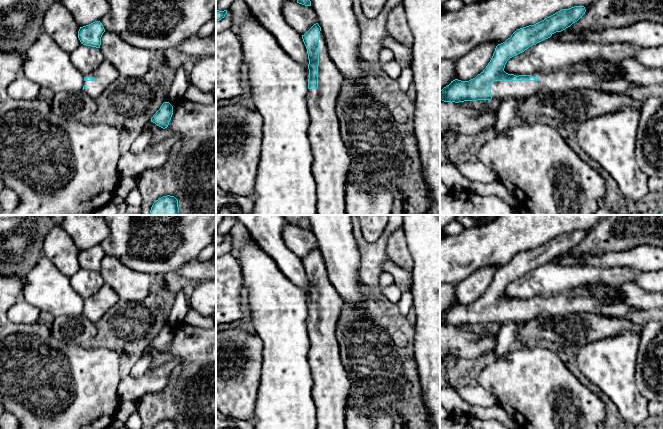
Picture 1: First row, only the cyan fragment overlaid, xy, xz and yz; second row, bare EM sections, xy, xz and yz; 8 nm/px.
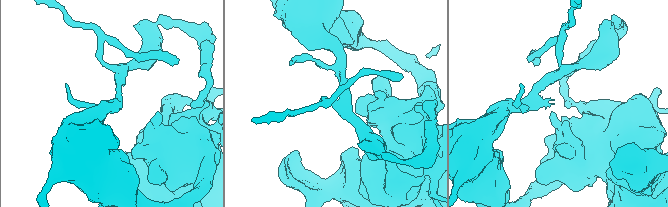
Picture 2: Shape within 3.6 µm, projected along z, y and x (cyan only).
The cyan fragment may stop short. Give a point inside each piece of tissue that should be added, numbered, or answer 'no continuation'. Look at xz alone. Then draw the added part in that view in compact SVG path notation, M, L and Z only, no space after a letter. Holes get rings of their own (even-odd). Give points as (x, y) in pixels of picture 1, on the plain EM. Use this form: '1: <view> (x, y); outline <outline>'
1: xz (331, 386); outline M323 256L319 258L318 311L308 313L309 364L316 429L346 429L345 408L351 381L340 357L336 337L343 300L329 280Z

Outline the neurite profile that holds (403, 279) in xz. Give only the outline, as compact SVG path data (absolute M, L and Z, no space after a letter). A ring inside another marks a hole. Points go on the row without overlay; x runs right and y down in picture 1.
M391 260L385 261L382 265L383 271L388 272L394 278L396 284L402 292L410 291L412 287L412 274L399 267Z

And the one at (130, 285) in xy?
M105 255L101 261L100 275L124 301L142 301L149 292L154 277L128 268L112 256Z

